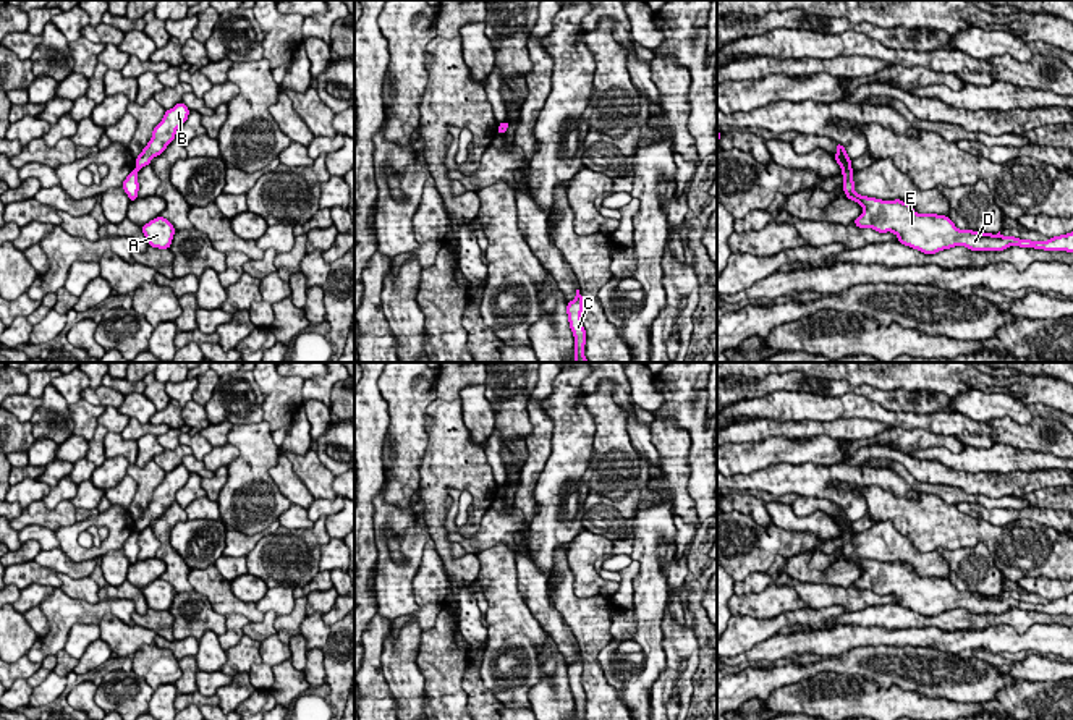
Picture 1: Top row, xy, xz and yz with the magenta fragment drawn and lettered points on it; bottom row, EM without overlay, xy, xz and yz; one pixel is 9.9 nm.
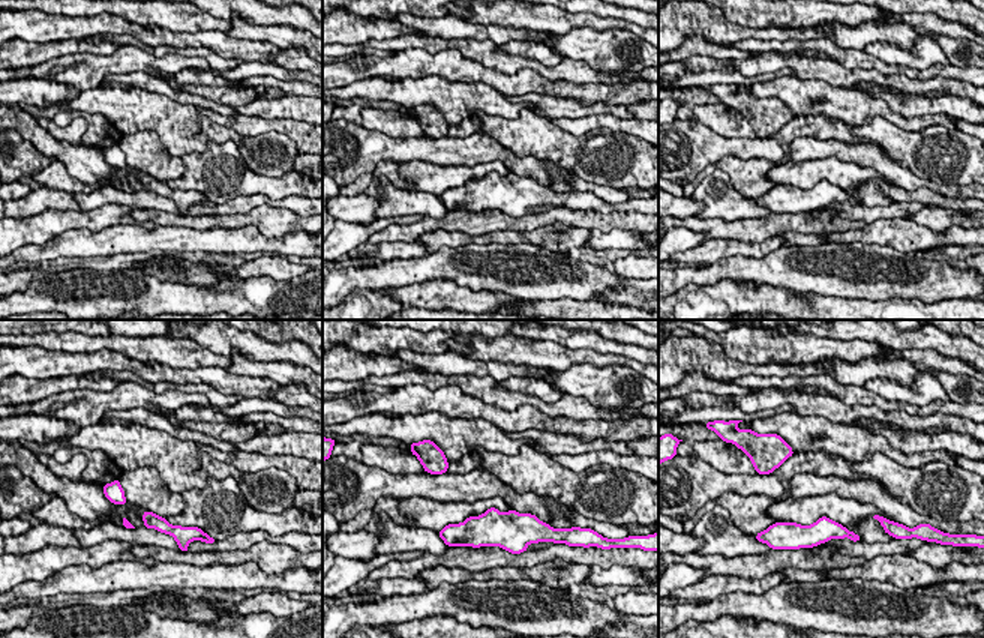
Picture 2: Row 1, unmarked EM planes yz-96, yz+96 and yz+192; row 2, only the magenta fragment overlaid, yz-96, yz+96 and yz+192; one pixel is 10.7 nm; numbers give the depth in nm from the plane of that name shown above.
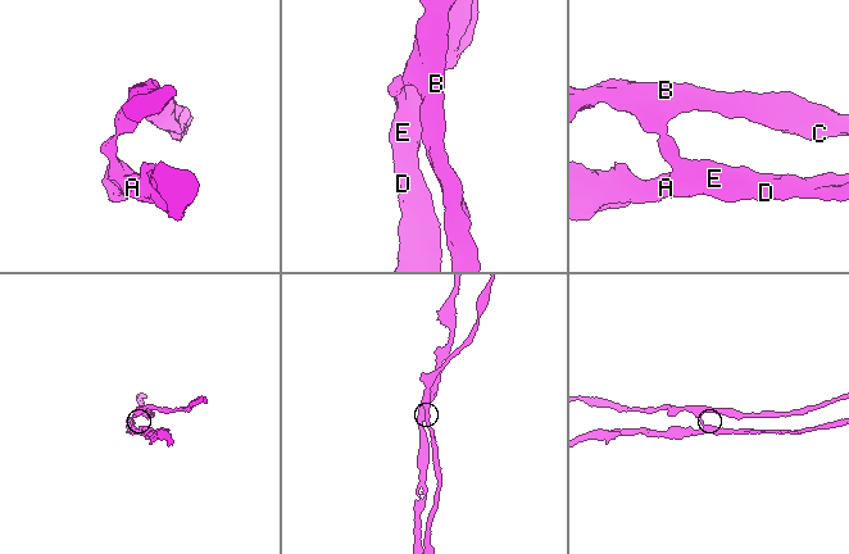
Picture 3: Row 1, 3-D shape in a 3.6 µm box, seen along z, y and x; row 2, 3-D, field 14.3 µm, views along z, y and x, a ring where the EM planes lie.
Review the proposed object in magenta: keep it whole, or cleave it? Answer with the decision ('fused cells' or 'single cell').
fused cells

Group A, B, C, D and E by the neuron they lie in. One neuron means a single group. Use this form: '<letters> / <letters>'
A D E / B C

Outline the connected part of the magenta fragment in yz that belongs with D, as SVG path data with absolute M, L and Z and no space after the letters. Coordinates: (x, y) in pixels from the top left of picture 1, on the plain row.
M850 529L842 532L842 537L845 540L842 552L845 553L846 560L858 565L864 571L863 576L853 584L856 589L872 591L879 595L892 594L893 597L898 599L897 602L898 605L918 612L924 616L935 616L939 613L950 612L955 608L966 608L969 613L986 613L986 612L1003 613L1013 607L1020 610L1073 615L1073 594L1060 599L1052 599L1049 604L1031 604L1031 602L1020 602L1015 599L1002 599L1000 594L994 599L992 595L960 592L947 578L918 576L913 573L913 568L910 565L903 565L900 561L882 563L882 561L856 557L855 555L856 547L851 542L853 531Z

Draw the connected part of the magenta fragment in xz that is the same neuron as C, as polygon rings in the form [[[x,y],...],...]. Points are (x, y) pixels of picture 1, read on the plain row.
[[[576,652],[576,660],[566,667],[568,684],[575,699],[575,720],[586,720],[584,718],[586,692],[581,684],[581,675],[583,675],[583,659],[579,652]]]

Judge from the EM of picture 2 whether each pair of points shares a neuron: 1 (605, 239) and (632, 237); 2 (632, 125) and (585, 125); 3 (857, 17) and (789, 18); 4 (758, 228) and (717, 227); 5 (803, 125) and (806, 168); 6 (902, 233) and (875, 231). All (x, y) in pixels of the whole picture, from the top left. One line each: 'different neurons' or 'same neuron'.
1: same neuron
2: same neuron
3: same neuron
4: same neuron
5: different neurons
6: same neuron

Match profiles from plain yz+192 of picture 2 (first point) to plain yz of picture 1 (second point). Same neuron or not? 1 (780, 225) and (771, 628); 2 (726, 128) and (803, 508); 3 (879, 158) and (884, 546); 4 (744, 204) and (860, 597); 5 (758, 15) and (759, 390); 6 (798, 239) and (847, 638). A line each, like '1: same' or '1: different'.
1: different
2: different
3: same
4: same
5: same
6: same

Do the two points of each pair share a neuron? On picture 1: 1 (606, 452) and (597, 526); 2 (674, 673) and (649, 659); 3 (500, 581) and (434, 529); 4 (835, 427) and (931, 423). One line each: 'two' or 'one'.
1: one
2: two
3: two
4: two

